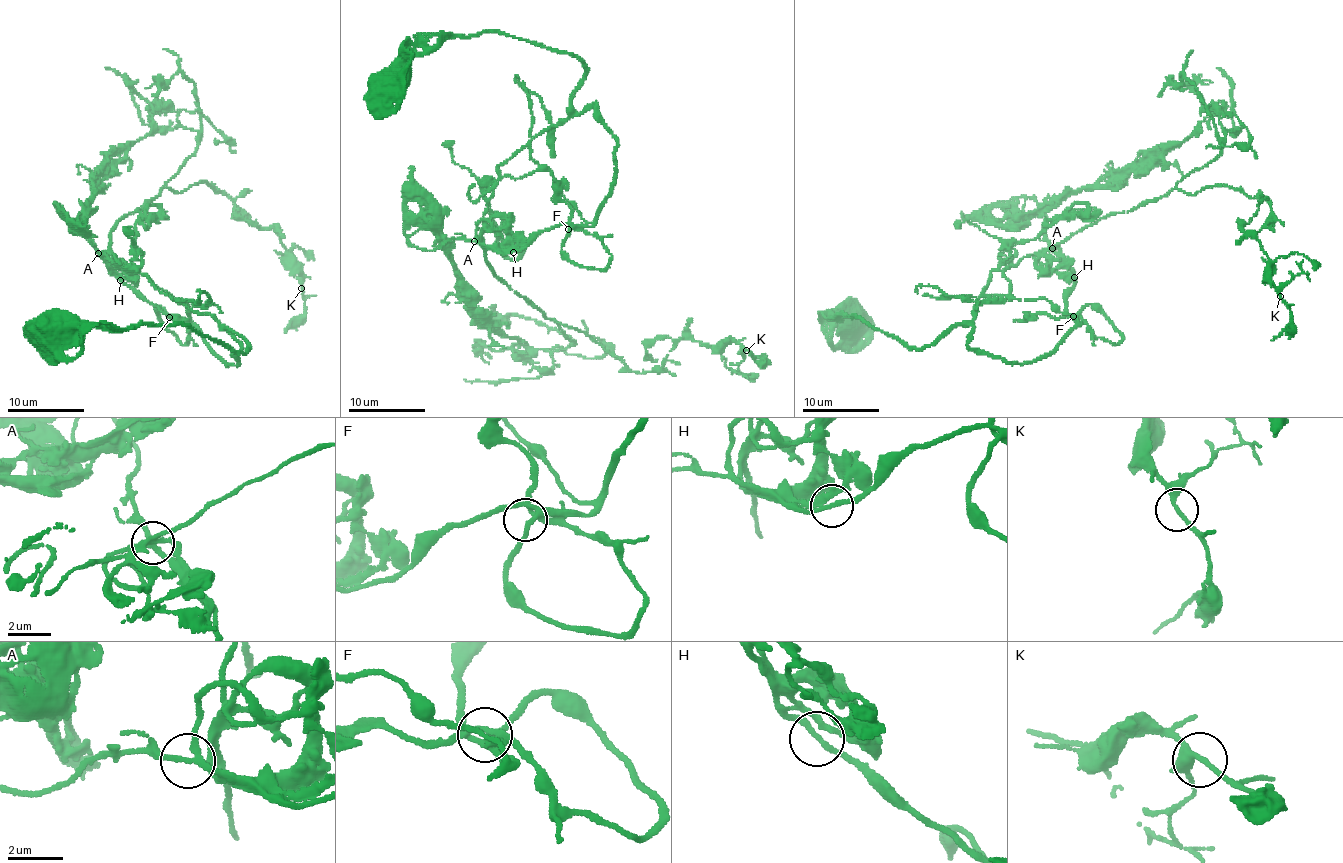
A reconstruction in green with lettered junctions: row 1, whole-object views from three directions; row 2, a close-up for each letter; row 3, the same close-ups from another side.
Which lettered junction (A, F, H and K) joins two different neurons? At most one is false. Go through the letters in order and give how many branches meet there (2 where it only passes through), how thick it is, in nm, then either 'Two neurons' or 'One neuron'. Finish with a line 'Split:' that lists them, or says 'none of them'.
A: Branches: 3. Thickness 190 nm. One neuron
F: Branches: 3. Thickness 190 nm. One neuron
H: Branches: 3. Thickness 150 nm. One neuron
K: Branches: 3. Thickness 190 nm. One neuron
Split: none of them

